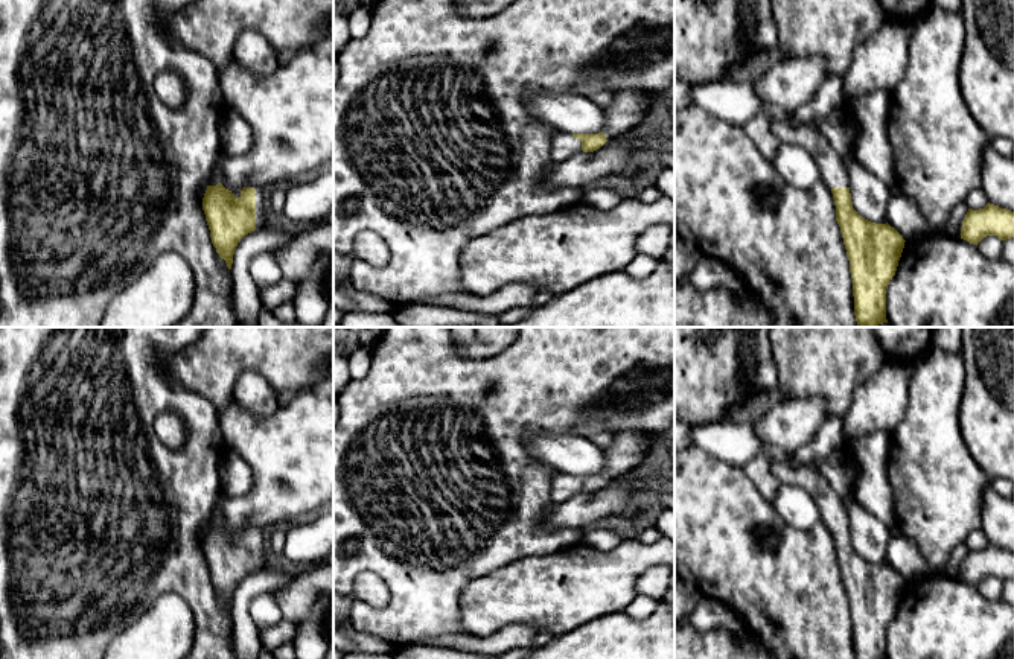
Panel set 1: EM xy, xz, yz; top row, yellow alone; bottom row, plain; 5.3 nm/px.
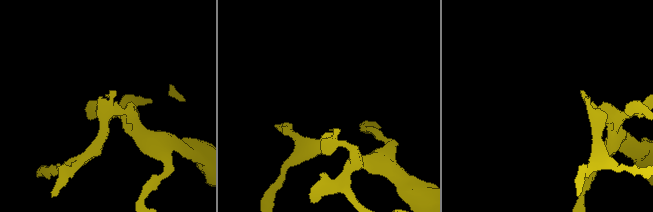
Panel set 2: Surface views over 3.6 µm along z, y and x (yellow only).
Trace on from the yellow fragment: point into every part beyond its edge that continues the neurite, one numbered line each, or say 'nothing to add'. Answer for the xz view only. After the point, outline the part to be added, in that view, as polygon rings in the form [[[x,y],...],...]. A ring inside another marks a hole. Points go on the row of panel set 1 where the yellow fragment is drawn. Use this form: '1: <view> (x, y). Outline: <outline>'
1: xz (564, 145). Outline: [[[556,131],[551,135],[550,157],[553,163],[560,163],[574,154],[582,152],[580,138],[574,138],[571,134]]]

